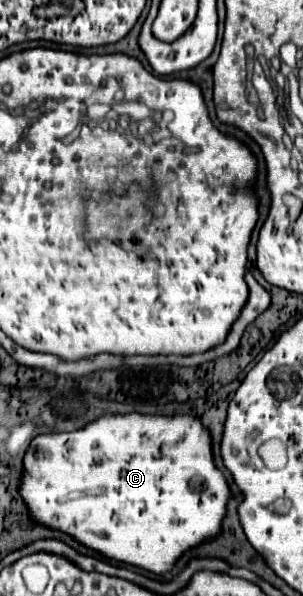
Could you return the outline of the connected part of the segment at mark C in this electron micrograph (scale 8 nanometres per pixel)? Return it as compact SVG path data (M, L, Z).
M130 413L130 415L104 415L92 423L88 423L80 431L72 433L58 433L58 435L40 435L32 441L32 447L28 449L28 455L24 457L24 479L20 485L20 495L28 503L32 519L38 523L44 523L52 529L60 529L68 535L72 535L76 541L84 543L90 549L100 551L108 559L124 561L142 569L148 569L152 573L166 573L172 569L176 559L190 547L214 537L220 531L222 519L226 515L226 503L230 497L228 483L224 475L214 467L212 461L212 441L210 433L202 427L202 423L194 417L188 415L176 415L176 417L158 417L158 415L140 415L140 413Z

